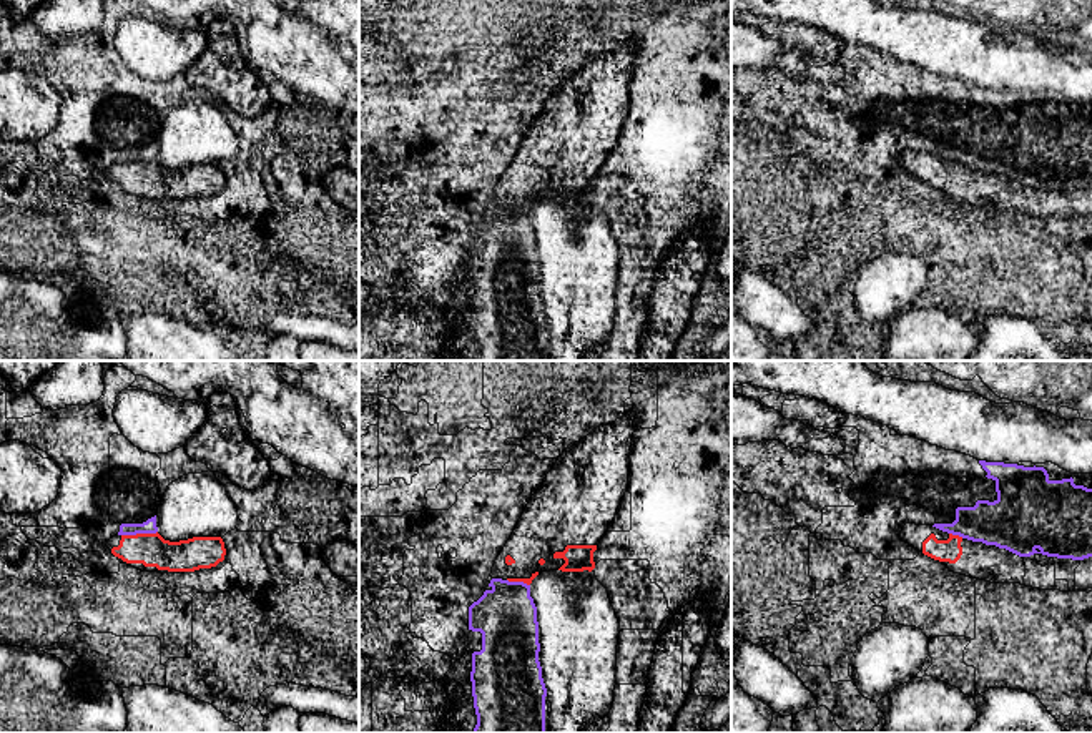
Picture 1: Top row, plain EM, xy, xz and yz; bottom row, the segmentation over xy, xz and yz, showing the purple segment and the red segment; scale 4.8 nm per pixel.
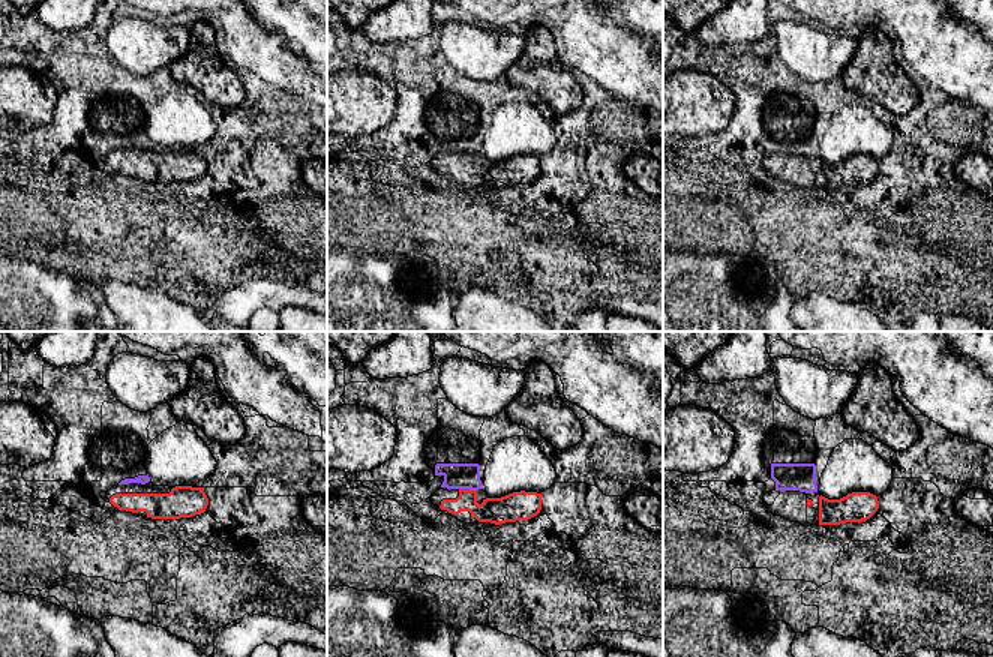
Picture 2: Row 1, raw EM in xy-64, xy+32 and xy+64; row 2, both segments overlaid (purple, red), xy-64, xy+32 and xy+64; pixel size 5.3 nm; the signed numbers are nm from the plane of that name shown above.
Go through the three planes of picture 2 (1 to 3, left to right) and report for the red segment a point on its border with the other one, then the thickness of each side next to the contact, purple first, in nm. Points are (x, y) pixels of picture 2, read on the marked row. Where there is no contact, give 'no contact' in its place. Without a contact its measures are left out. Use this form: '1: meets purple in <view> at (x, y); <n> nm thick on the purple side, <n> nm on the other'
1: no contact
2: meets purple in xy+32 at (468, 488); 140 nm thick on the purple side, 140 nm on the other
3: no contact

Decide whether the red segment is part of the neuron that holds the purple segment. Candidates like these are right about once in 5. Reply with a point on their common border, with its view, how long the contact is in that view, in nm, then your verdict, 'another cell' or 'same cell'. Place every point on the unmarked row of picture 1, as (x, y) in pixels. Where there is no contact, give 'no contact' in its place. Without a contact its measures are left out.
xy (138, 160) | 180 nm | another cell

